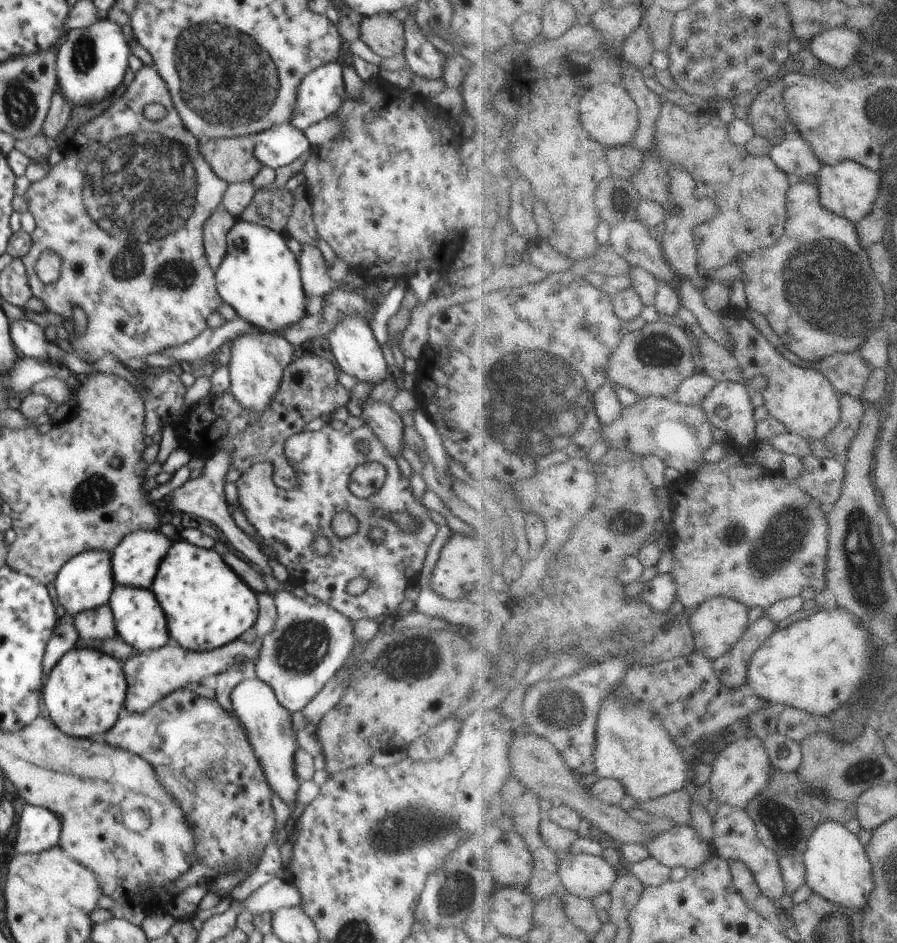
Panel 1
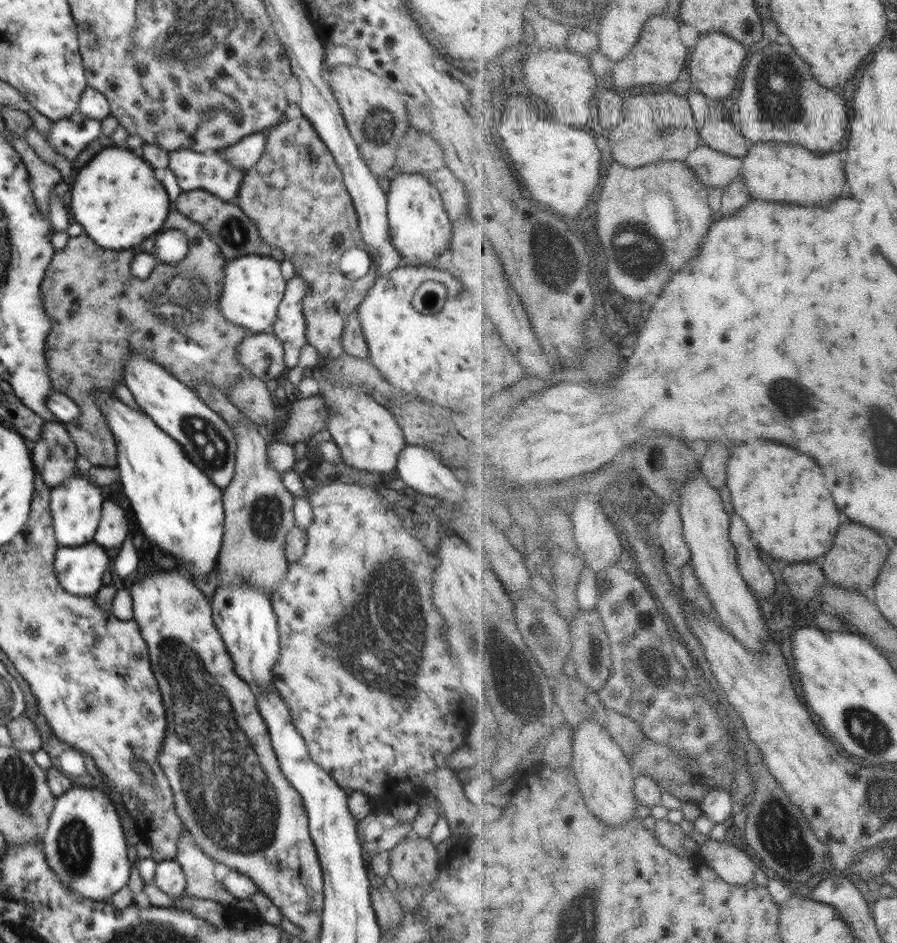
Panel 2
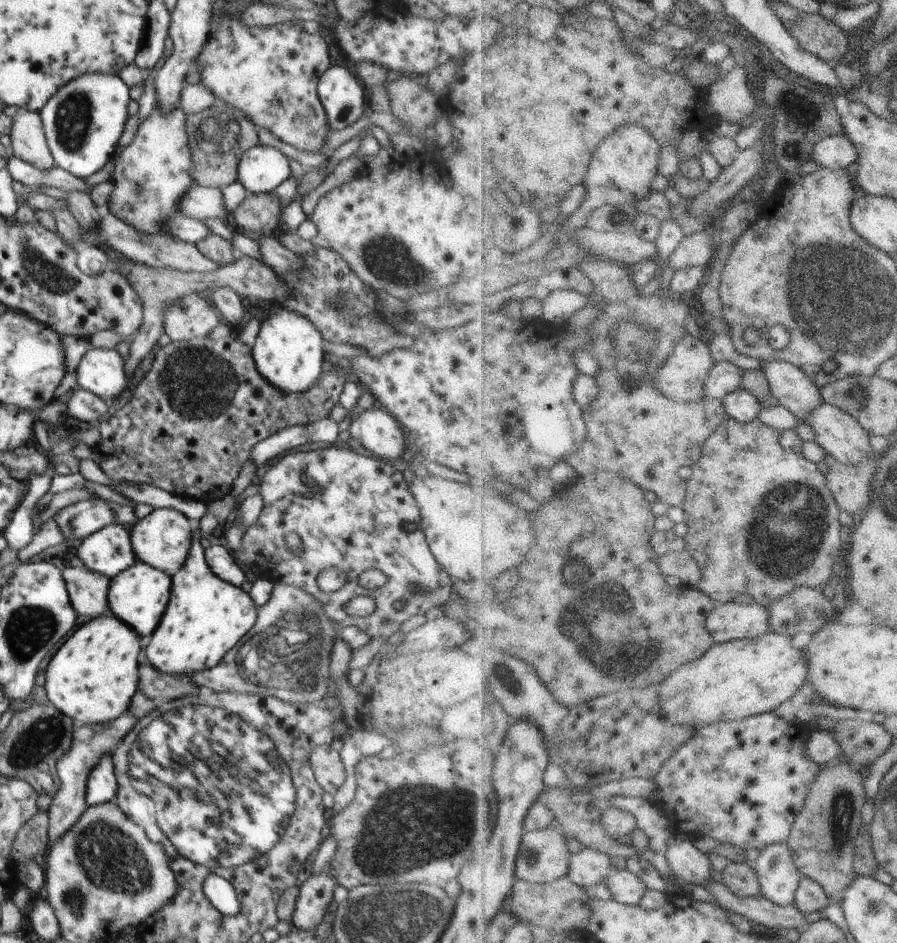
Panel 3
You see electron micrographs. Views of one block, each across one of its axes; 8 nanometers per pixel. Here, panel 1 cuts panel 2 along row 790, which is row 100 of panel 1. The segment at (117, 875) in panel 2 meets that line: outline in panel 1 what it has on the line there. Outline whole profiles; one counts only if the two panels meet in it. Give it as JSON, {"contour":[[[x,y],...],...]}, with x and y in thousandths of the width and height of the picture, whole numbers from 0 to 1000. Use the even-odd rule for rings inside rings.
{"contour":[[[111,19],[98,30],[78,31],[66,49],[62,60],[64,91],[71,104],[82,111],[97,111],[126,104],[143,74],[146,51],[135,28]]]}

